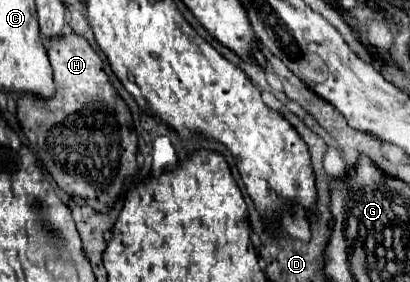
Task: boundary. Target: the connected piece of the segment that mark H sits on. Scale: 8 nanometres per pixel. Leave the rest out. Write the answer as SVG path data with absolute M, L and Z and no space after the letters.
M74 32L60 36L46 44L52 68L54 68L54 82L56 82L56 96L52 100L36 100L30 94L20 94L18 98L18 120L22 130L38 154L58 188L68 194L80 206L90 206L92 210L106 214L116 200L122 196L122 188L128 176L138 174L138 136L132 124L130 110L126 102L116 94L112 88L102 58L94 52L94 48Z

